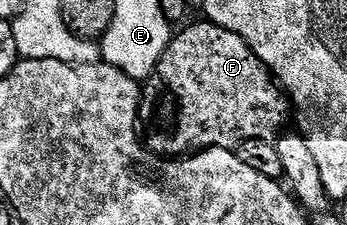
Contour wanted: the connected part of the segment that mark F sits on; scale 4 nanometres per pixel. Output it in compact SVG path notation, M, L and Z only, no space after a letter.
M199 18L196 24L187 24L172 35L155 68L142 81L139 120L142 127L147 127L145 143L152 152L178 158L201 148L234 149L249 138L271 140L280 135L282 124L289 120L289 101L271 71L240 36L209 19Z

